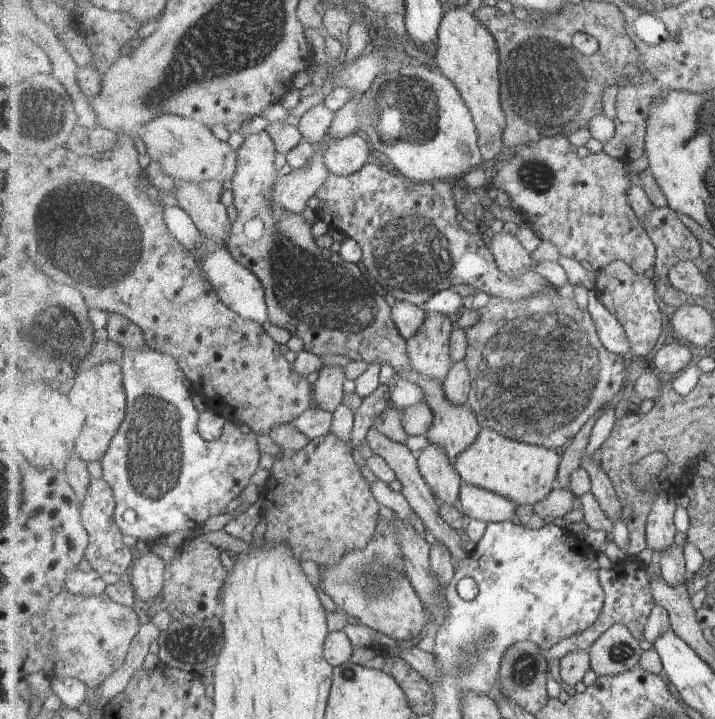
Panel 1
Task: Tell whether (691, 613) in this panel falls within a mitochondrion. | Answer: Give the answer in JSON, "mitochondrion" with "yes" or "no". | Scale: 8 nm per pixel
{"mitochondrion":"no"}

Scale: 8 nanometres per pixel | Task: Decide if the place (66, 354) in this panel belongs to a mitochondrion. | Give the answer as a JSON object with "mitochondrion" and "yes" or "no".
{"mitochondrion":"yes"}

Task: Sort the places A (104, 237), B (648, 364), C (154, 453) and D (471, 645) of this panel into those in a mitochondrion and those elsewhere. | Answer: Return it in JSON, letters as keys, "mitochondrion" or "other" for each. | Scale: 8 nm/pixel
{"A":"mitochondrion","B":"other","C":"mitochondrion","D":"mitochondrion"}

